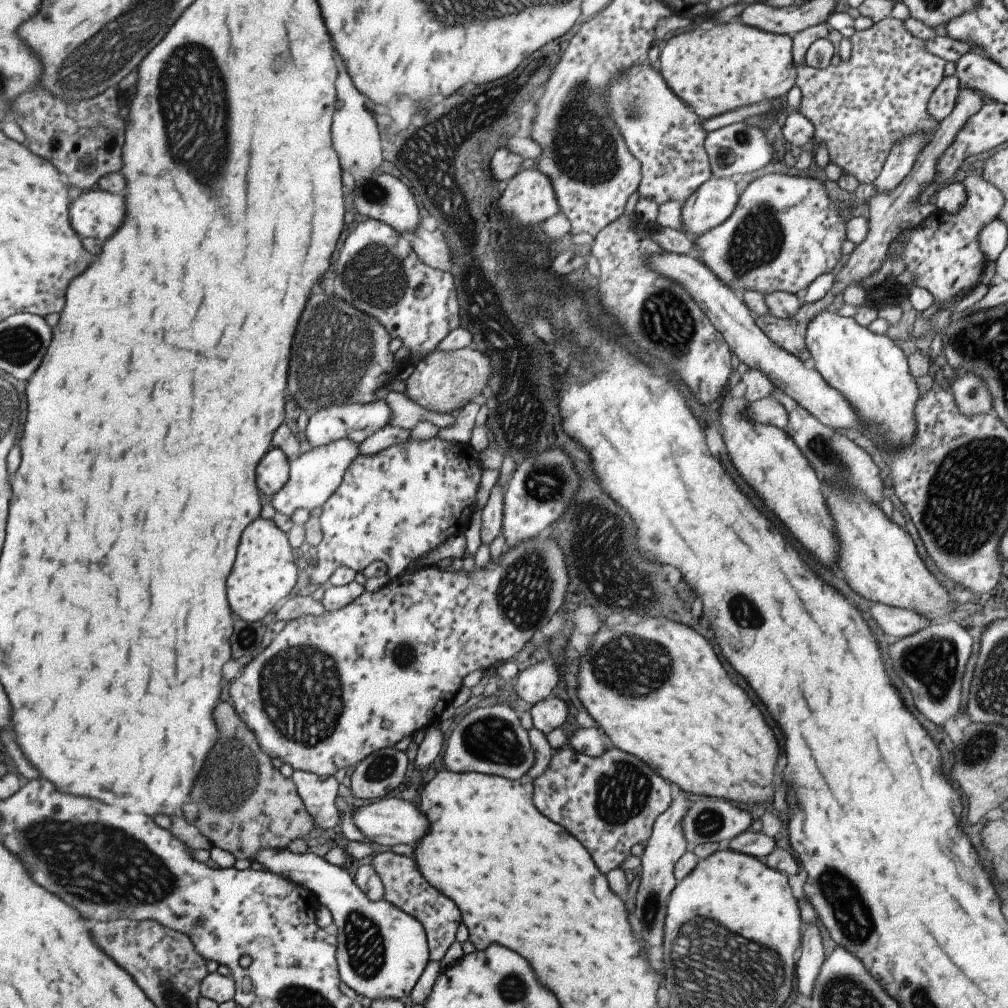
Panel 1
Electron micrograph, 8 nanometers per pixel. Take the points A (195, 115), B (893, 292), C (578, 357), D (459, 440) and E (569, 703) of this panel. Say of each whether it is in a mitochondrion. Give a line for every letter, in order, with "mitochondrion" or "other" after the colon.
A: mitochondrion
B: other
C: other
D: other
E: other

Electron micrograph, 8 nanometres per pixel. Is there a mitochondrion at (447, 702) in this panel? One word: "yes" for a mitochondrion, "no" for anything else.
no

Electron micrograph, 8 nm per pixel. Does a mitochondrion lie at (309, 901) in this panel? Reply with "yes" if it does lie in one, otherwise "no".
no

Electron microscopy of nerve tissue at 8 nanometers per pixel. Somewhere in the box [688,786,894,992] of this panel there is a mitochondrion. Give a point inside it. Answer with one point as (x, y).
(853, 917)

